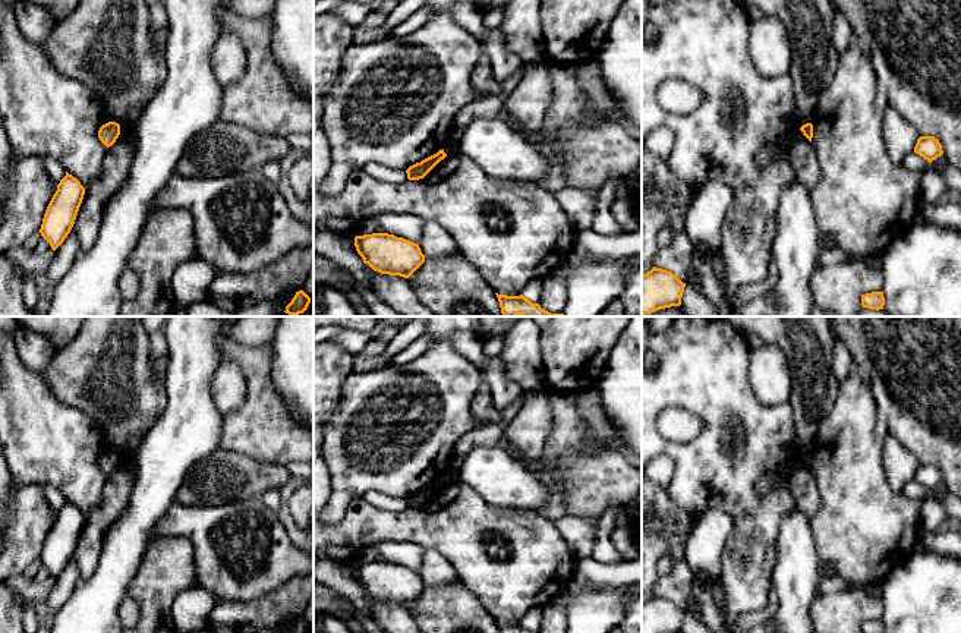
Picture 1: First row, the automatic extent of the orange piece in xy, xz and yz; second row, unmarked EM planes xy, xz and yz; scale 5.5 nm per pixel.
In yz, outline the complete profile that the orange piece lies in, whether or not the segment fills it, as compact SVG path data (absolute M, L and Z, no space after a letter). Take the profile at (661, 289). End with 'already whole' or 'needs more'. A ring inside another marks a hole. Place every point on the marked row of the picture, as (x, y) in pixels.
M653 267L642 275L642 316L680 306L686 283L671 271Z; already whole

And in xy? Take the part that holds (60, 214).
M66 171L57 185L40 229L41 236L56 251L70 233L85 195L81 182Z; already whole

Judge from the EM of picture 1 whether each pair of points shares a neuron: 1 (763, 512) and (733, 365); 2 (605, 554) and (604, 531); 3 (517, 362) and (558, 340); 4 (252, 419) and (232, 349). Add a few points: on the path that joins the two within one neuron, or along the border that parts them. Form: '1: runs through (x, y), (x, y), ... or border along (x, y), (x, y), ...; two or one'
1: runs through (747, 475), (749, 434), (733, 402); one
2: runs through (604, 548), (604, 537); one
3: border along (541, 331), (541, 361), (545, 383); two
4: runs through (255, 402), (255, 371), (249, 365); one

